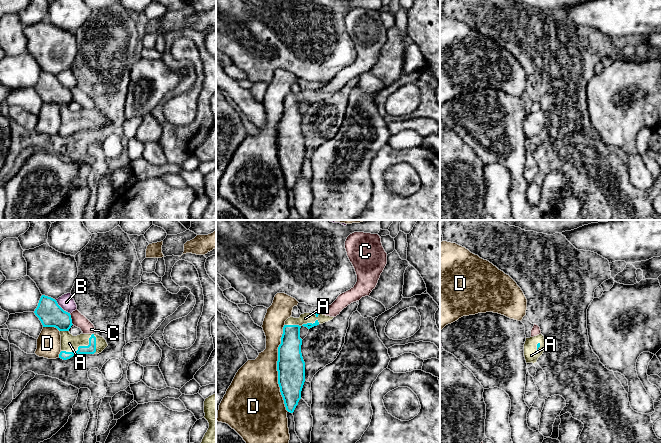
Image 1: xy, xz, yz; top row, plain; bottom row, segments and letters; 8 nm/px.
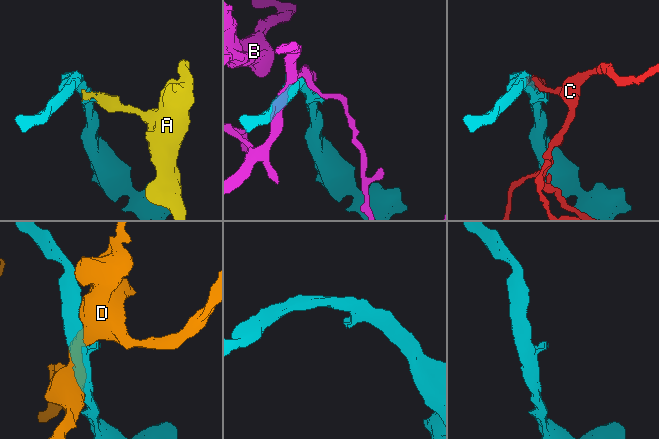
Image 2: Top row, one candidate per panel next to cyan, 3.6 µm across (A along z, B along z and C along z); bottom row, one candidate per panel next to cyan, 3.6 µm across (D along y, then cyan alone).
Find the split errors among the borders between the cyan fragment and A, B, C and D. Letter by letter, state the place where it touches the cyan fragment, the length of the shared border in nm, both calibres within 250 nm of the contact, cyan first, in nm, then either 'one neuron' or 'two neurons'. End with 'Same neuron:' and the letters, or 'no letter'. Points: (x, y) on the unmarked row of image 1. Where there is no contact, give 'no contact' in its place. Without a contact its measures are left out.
A: xy (81, 122) | 300 nm | 80/140 nm | one neuron
B: xy (61, 84) | 170 nm | 200/120 nm | two neurons
C: xy (71, 95) | 90 nm | 200/110 nm | two neurons
D: xz (277, 144) | 700 nm | 220/380 nm | two neurons
Same neuron: A

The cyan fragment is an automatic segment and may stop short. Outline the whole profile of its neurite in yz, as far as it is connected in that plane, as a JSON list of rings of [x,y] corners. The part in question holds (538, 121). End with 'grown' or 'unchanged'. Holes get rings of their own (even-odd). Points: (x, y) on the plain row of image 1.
[[[542,110],[526,114],[524,120],[524,133],[526,139],[536,139],[538,134],[543,130],[545,124],[545,115]]]; grown

